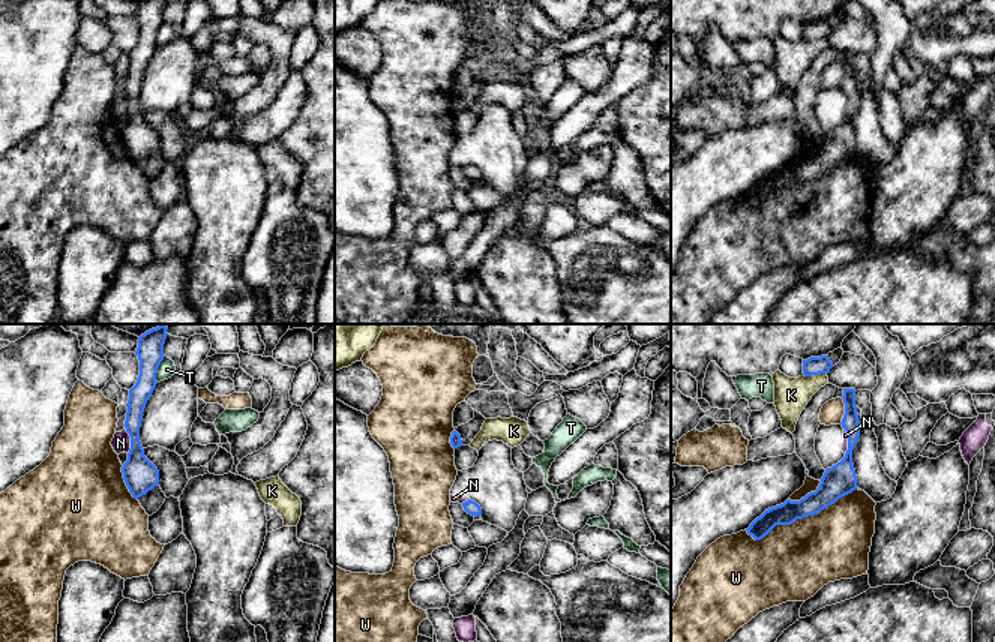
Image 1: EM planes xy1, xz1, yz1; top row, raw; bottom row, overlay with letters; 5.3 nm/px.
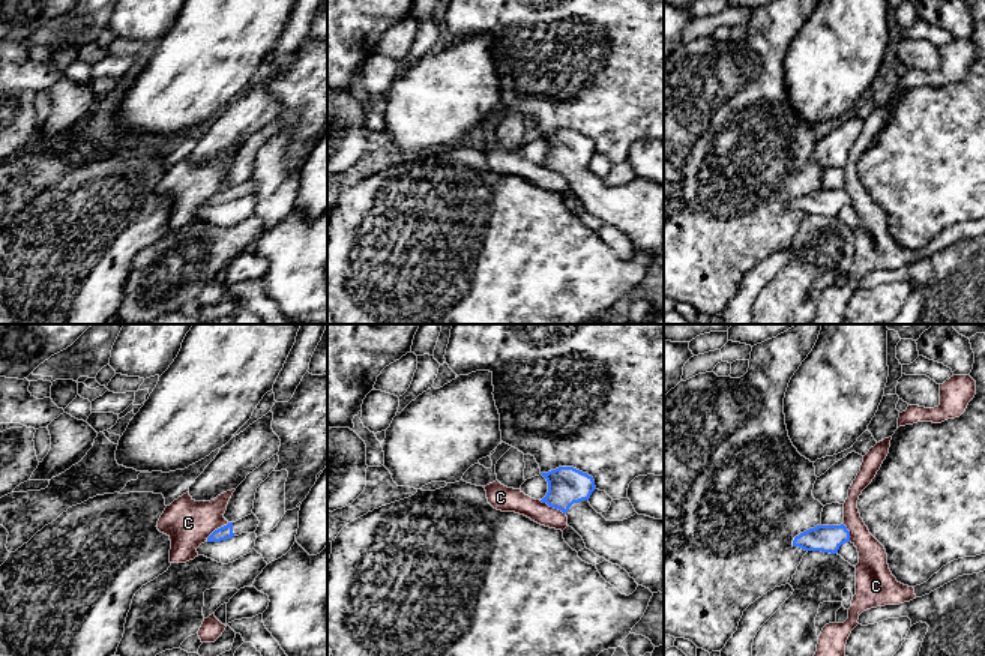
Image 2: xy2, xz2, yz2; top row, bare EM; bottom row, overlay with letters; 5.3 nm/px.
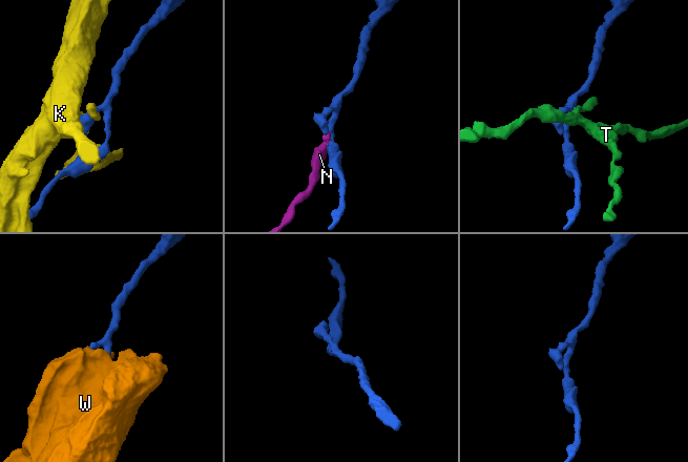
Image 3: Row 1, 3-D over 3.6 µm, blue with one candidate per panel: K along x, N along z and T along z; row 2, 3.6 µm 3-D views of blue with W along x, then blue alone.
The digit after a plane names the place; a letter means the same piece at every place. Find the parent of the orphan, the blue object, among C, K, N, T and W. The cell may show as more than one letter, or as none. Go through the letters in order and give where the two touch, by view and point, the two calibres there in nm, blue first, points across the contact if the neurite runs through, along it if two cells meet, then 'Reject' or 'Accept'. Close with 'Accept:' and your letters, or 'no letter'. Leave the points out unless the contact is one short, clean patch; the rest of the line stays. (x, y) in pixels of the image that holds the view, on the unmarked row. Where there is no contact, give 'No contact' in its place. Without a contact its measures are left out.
C: Touches blue at xz2 (553, 170). Thickness 200 nm (blue) against 130 nm. Boundary: xz2 (539, 164), (565, 177). Reject
K: Touches blue at yz1 (814, 38). Thickness 100 nm (blue) against 190 nm. Reject
N: Touches blue at xy1 (131, 104). Thickness 180 nm (blue) against 100 nm. Boundary: xy1 (125, 90), (129, 99), (128, 117). Reject
T: Touches blue at xy1 (156, 33). Thickness 140 nm (blue) against 90 nm. Reject
W: Touches blue at yz1 (800, 182). Thickness 150 nm (blue) against 400 nm. Reject
Accept: no letter

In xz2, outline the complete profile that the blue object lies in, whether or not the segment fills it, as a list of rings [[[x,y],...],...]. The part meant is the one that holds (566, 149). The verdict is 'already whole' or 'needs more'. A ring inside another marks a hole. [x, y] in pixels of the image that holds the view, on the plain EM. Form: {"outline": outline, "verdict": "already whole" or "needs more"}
{"outline": [[[559,131],[541,138],[548,146],[548,156],[541,165],[568,180],[568,189],[583,201],[587,213],[625,233],[638,249],[652,257],[664,257],[664,183],[635,177],[623,185],[607,185],[589,167],[596,153],[592,140],[574,131]]], "verdict": "needs more"}

